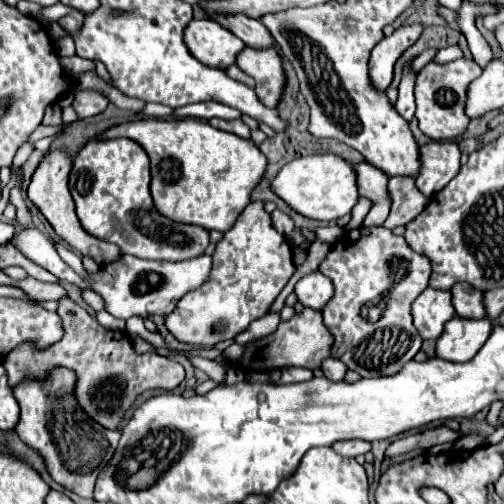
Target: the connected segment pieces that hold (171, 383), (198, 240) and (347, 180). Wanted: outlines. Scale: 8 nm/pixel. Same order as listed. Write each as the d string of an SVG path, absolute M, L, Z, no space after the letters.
M70 296L58 300L58 316L64 326L64 338L60 338L56 346L48 346L48 350L36 350L36 346L28 346L28 342L24 342L24 346L16 346L16 350L4 358L8 382L12 388L26 376L44 378L54 366L74 368L78 372L76 398L80 406L98 424L116 430L124 412L140 392L152 388L172 390L186 376L184 366L166 356L160 356L156 352L138 354L132 348L132 342L120 344L122 336L100 326L98 320L90 316L82 306L78 306Z
M130 138L88 142L74 158L70 192L82 228L96 238L118 244L124 254L176 262L204 254L210 244L208 230L176 222L170 226L168 218L156 214L150 198L150 158L146 150Z
M318 154L318 156L304 156L288 162L272 182L272 190L296 212L306 218L330 222L338 220L352 212L352 208L360 200L360 192L356 186L356 172L354 166L336 156L336 154Z

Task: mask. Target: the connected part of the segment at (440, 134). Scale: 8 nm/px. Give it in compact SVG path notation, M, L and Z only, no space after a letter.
M468 58L452 60L446 64L426 64L416 80L416 118L420 130L434 140L450 140L466 132L470 118L464 116L464 102L468 98L468 86L482 74L482 68Z

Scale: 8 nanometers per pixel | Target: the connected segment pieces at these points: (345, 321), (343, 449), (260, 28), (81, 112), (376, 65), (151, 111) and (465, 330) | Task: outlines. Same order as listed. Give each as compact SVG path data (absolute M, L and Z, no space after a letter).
M362 226L358 230L346 232L346 236L338 240L322 260L320 272L328 276L336 288L332 300L322 312L324 324L334 336L334 358L342 360L350 370L362 374L362 378L374 378L396 374L416 356L416 352L422 348L422 338L412 322L412 302L428 286L432 264L424 254L414 252L408 242L404 242L404 236L396 236L384 226Z
M346 440L346 442L336 442L332 448L340 456L356 458L356 456L364 456L366 452L370 452L372 450L372 444L370 442L364 442L364 440Z
M210 14L210 18L216 18L222 26L232 30L250 48L270 48L270 46L274 46L272 34L268 32L268 28L260 20L252 20L244 14L236 14L236 16Z
M78 90L72 102L72 108L76 110L78 118L88 118L104 112L108 106L108 98L94 90Z
M402 24L376 44L370 56L370 78L378 90L386 90L390 86L396 60L420 38L422 30L422 24Z
M150 102L150 104L146 104L146 106L142 108L140 114L150 116L150 118L166 118L166 116L172 116L172 108L164 106L164 104L154 104L154 102Z
M452 318L444 326L444 334L436 342L436 356L450 362L466 362L476 356L492 334L490 320Z

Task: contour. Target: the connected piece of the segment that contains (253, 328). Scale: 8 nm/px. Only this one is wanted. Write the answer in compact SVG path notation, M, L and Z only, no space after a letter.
M268 312L268 314L264 314L262 318L254 320L254 322L248 326L248 330L244 330L244 332L248 332L248 340L246 340L246 342L258 340L258 338L264 338L264 336L272 334L272 332L276 330L278 322L280 322L280 314L278 314L278 312Z

